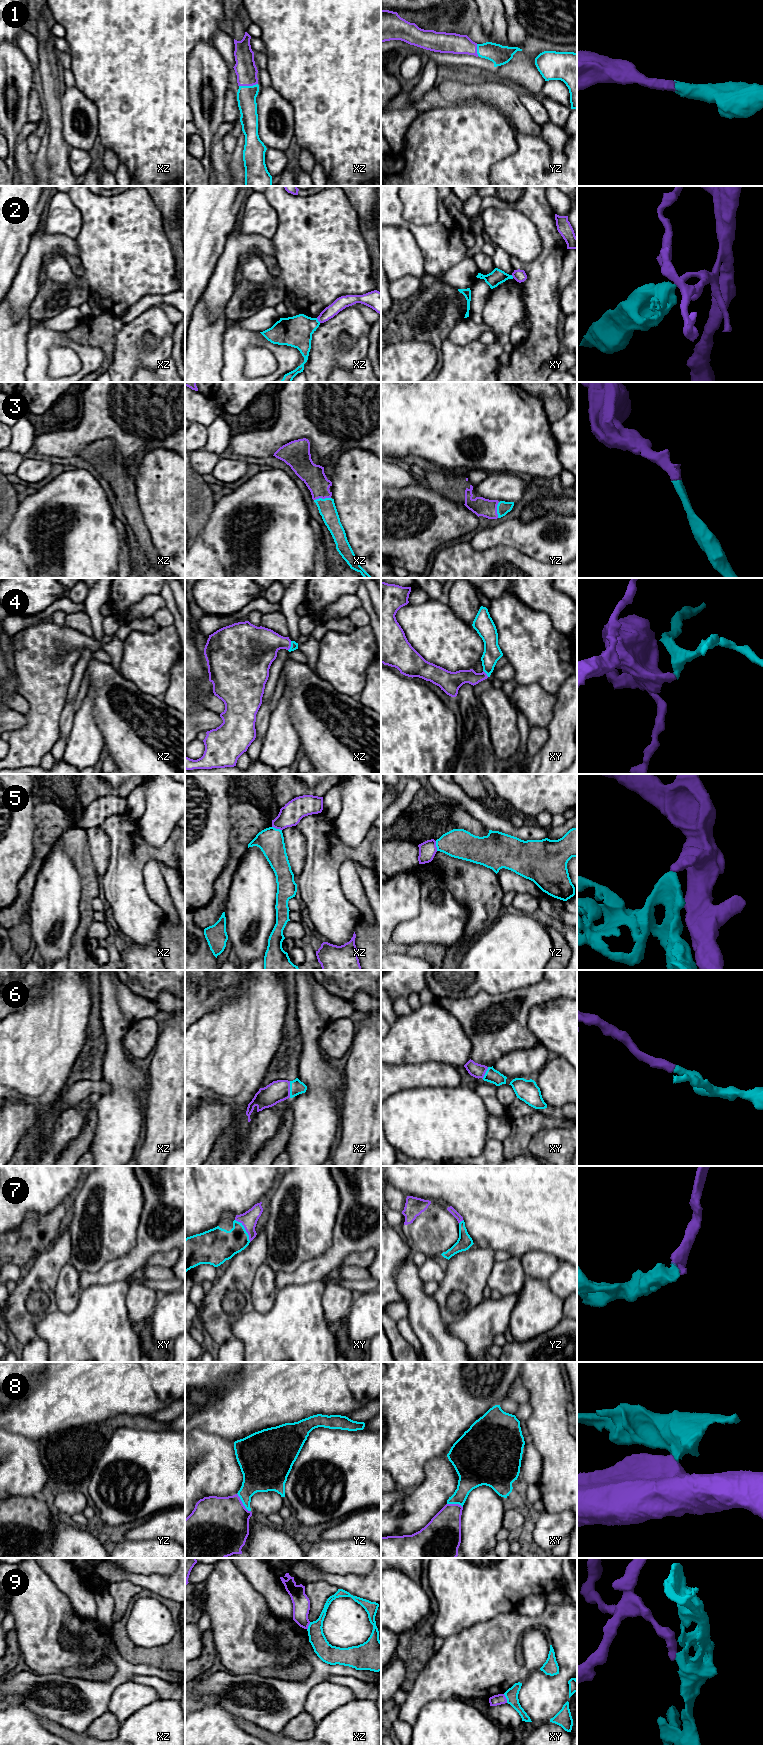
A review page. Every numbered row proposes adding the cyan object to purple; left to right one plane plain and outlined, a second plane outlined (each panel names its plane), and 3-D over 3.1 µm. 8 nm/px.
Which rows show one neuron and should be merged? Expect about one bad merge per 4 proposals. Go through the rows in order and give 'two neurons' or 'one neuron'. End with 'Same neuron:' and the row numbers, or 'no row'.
1: one neuron
2: two neurons
3: one neuron
4: one neuron
5: two neurons
6: one neuron
7: one neuron
8: two neurons
9: two neurons
Same neuron: 1, 3, 4, 6, 7

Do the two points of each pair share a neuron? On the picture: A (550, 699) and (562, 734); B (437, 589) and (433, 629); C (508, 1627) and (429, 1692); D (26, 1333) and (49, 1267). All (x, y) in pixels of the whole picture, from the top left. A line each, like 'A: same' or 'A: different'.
A: different
B: different
C: same
D: same

